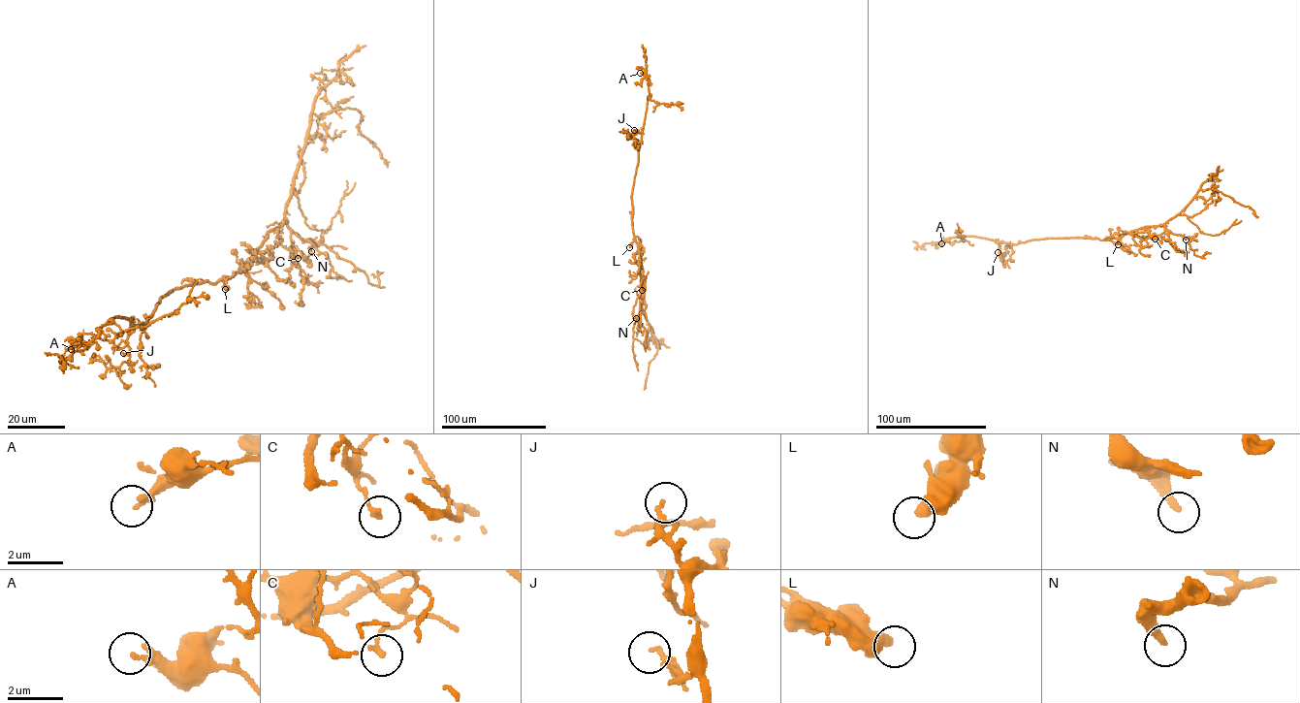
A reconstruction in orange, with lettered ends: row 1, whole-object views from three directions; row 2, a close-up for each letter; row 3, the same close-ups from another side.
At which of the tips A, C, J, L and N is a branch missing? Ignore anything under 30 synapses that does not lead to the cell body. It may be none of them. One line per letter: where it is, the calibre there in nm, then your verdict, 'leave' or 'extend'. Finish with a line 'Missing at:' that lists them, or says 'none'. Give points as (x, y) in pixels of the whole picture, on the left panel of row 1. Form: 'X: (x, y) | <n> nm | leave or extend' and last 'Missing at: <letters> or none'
A: (71, 349) | 240 nm | leave
C: (298, 258) | 190 nm | leave
J: (123, 353) | 150 nm | leave
L: (225, 289) | 480 nm | leave
N: (311, 251) | 240 nm | extend
Missing at: N

